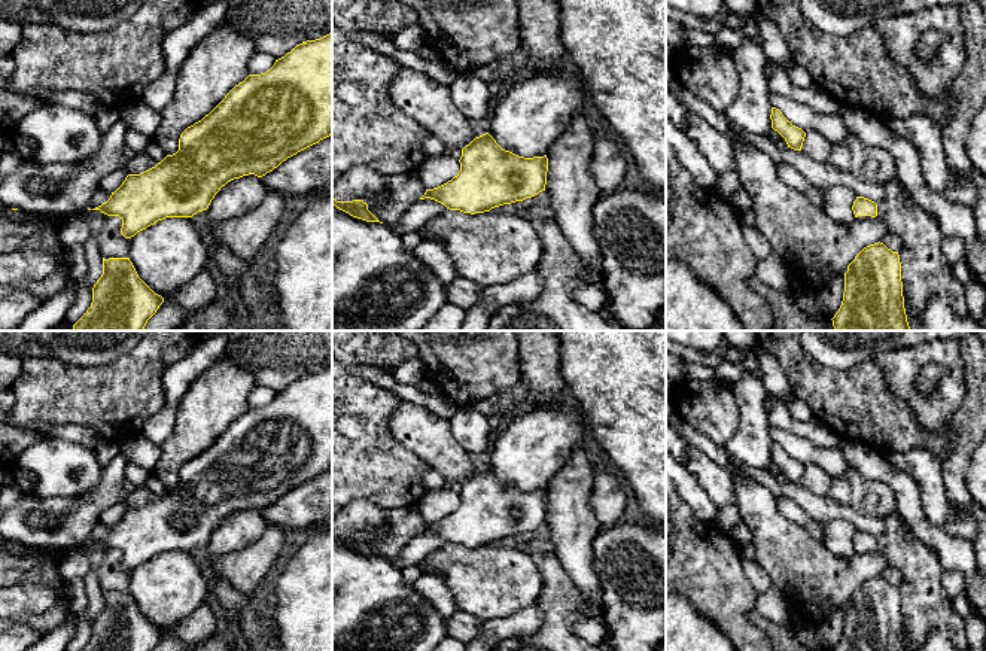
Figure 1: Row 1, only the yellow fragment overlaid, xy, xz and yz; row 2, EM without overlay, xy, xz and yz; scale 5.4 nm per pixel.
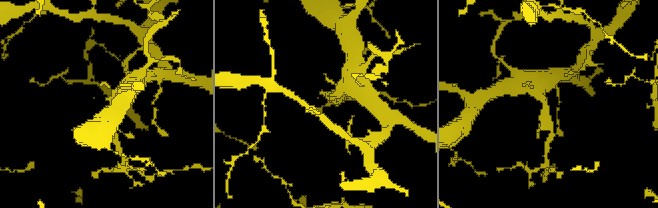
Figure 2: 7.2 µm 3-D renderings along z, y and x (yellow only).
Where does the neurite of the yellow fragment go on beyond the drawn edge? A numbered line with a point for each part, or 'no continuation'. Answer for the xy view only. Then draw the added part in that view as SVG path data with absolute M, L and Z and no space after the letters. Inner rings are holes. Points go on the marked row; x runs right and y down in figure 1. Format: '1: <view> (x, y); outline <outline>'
1: xy (32, 216); outline M12 210L13 217L24 216L28 222L37 222L40 226L48 226L49 219L39 216L36 212Z

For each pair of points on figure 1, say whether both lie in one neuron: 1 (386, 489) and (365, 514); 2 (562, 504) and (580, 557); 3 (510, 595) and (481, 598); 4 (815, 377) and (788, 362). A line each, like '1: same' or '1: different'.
1: different
2: same
3: same
4: same

